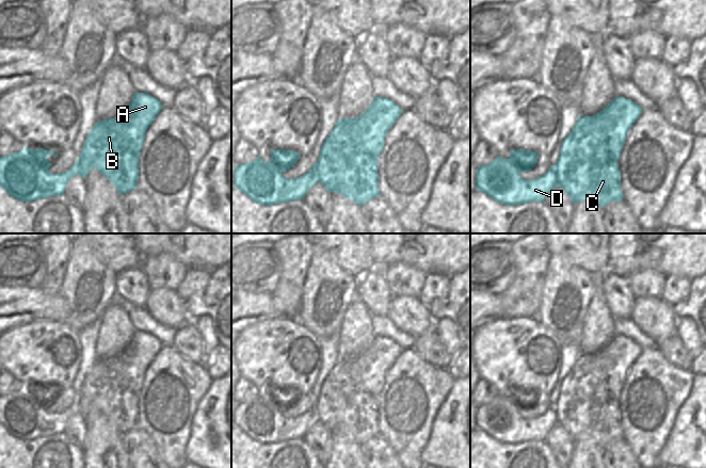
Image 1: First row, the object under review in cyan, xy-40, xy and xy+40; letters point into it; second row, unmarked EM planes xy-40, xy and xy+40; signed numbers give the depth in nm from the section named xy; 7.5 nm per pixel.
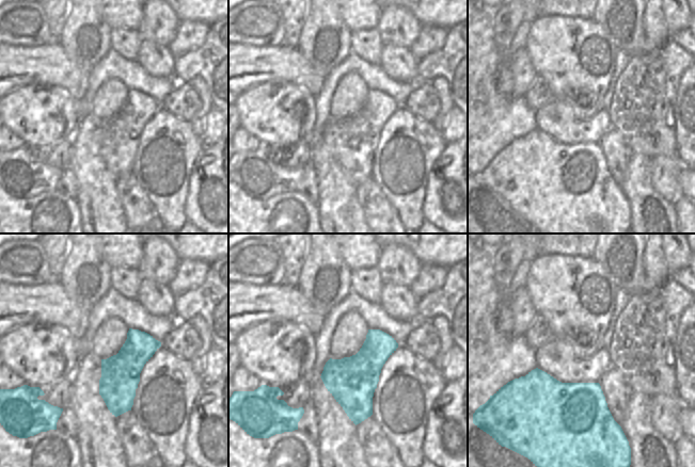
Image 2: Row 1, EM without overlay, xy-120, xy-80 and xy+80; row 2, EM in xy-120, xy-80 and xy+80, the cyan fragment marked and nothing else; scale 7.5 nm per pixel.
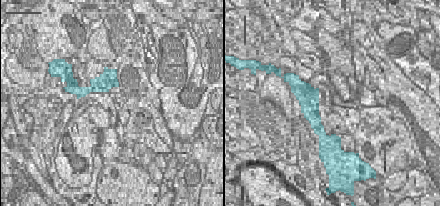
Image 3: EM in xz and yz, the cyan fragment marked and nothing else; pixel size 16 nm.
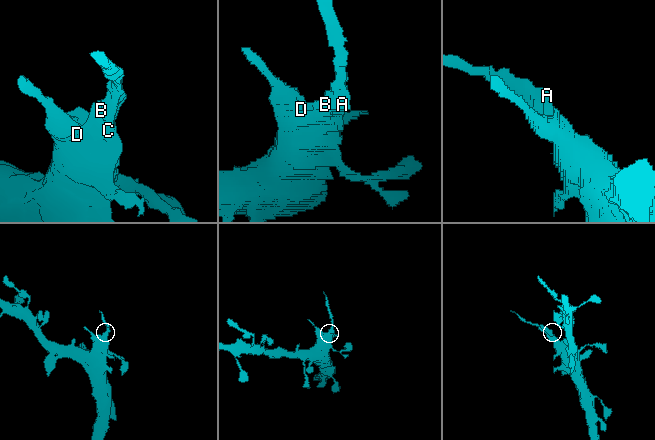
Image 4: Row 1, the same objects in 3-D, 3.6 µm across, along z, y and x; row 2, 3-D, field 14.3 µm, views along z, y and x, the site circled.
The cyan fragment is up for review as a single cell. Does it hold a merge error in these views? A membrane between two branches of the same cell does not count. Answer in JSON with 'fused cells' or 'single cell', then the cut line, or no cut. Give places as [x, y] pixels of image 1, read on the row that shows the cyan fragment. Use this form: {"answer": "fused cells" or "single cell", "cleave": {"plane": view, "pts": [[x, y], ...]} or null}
{"answer": "fused cells", "cleave": {"plane": "xy+40", "pts": [[597, 113], [605, 128], [598, 143], [613, 151], [615, 161]]}}

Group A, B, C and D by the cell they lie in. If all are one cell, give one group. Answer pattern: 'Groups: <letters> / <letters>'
Groups: A / B C D.

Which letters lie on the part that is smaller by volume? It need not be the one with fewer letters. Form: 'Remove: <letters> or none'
Remove: A

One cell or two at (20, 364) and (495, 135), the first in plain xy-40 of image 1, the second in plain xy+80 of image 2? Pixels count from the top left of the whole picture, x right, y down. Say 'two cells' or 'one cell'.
two cells

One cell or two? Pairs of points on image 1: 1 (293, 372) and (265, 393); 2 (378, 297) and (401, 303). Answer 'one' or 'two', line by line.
1: two
2: two

